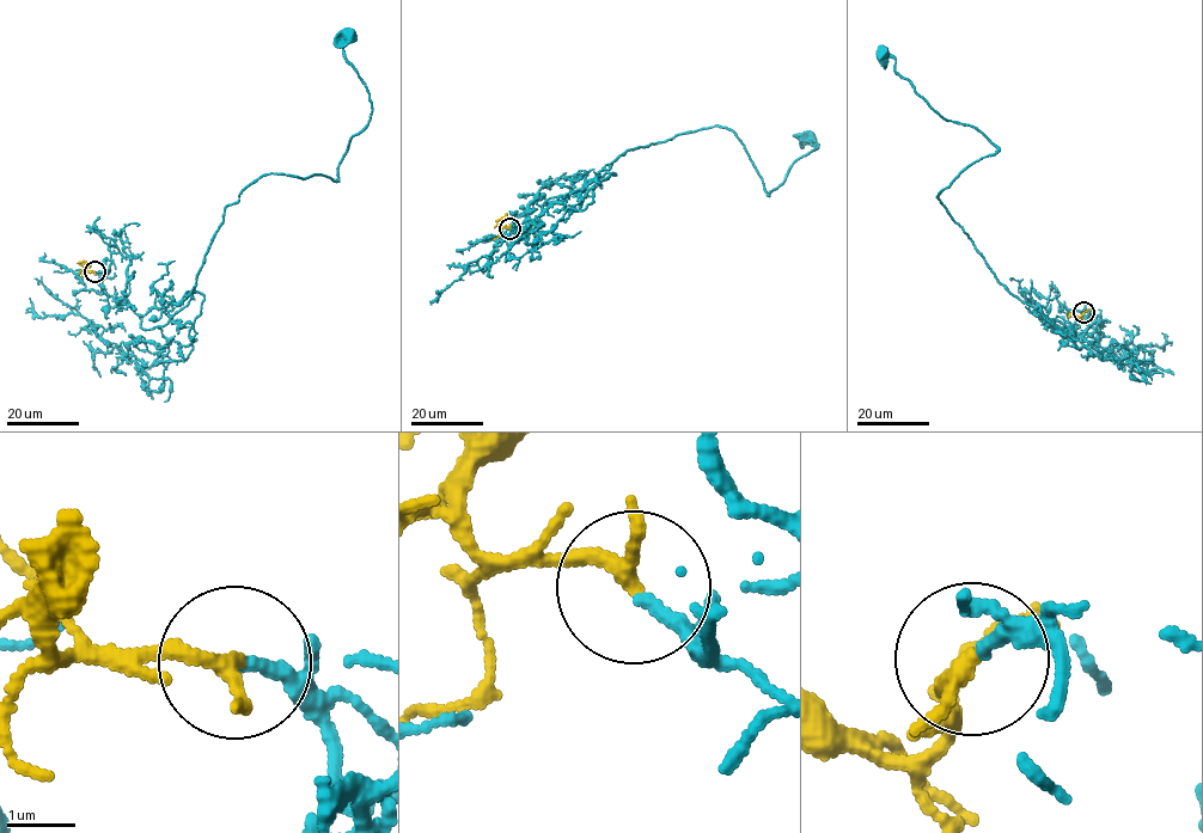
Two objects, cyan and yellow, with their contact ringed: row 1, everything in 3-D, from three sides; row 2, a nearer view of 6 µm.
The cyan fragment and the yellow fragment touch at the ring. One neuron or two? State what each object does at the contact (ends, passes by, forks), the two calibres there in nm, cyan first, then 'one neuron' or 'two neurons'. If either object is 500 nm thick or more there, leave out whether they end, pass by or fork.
cyan passes by; yellow passes by; calibres 140 and 190 nm; one neuron

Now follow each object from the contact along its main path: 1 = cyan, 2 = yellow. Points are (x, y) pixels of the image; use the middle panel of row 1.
1: (510, 228), (629, 149), (677, 135), (726, 127), (767, 194), (817, 147), (801, 147), (810, 139)
2: (510, 228), (501, 228), (500, 236), (493, 239)

